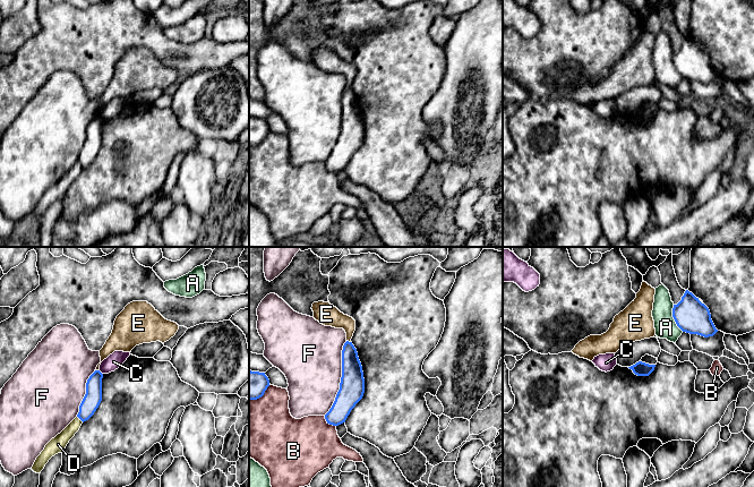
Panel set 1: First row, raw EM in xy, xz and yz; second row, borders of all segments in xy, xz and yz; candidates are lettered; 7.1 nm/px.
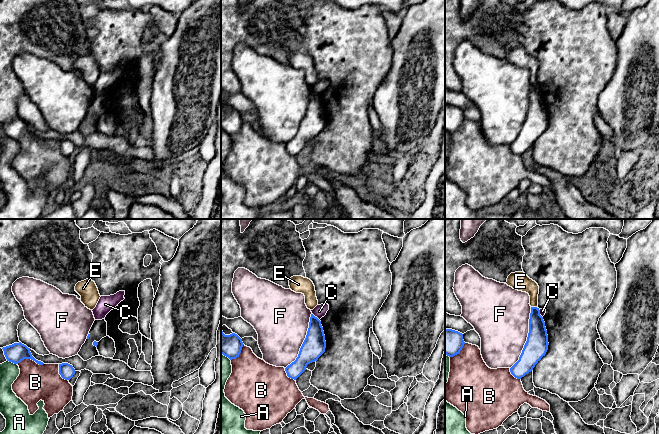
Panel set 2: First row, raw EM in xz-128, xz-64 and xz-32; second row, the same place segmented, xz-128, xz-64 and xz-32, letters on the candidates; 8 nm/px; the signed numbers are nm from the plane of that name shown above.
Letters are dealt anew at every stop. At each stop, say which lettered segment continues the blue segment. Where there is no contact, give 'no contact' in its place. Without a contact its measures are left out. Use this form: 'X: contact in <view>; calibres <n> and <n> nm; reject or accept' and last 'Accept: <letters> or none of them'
A: contact in yz; calibres 240 and 160 nm; reject
B: contact in xz; calibres 160 and 400 nm; reject
C: contact in xy; calibres 120 and 110 nm; reject
D: contact in xy; calibres 120 and 110 nm; reject
E: contact in xy; calibres 120 and 140 nm; reject
F: contact in xz; calibres 180 and 440 nm; reject
Accept: none of them

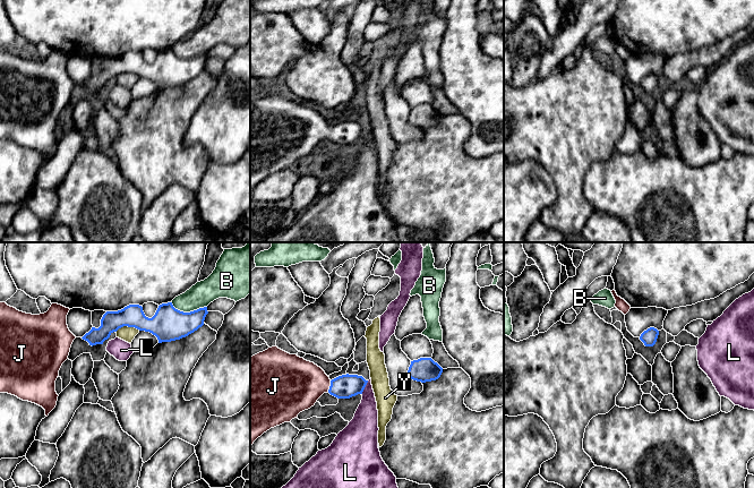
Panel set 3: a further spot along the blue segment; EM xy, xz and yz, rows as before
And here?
B: contact in xy; calibres 240 and 170 nm; reject
J: contact in xz; calibres 170 and 380 nm; accept
L: contact in xz; calibres 170 and 180 nm; reject
Y: contact in xy; calibres 180 and 100 nm; reject
Accept: J

